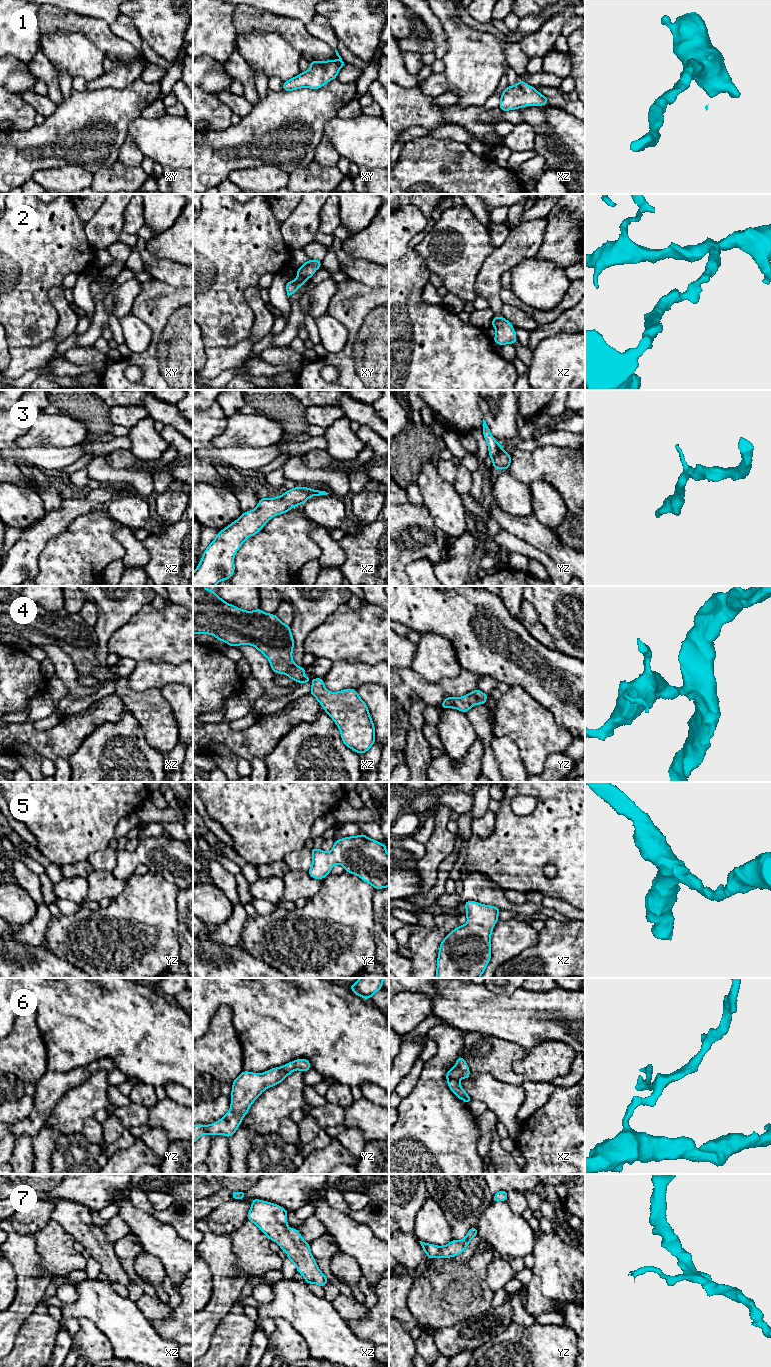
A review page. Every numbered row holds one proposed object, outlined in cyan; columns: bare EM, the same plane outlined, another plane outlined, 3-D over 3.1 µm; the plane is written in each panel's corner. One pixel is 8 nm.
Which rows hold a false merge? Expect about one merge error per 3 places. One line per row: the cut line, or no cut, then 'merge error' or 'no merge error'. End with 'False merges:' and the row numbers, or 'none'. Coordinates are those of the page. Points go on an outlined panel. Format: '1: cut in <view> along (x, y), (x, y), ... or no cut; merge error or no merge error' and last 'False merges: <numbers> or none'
1: no cut; no merge error
2: no cut; no merge error
3: no cut; no merge error
4: no cut; no merge error
5: no cut; no merge error
6: no cut; no merge error
7: no cut; no merge error
False merges: none

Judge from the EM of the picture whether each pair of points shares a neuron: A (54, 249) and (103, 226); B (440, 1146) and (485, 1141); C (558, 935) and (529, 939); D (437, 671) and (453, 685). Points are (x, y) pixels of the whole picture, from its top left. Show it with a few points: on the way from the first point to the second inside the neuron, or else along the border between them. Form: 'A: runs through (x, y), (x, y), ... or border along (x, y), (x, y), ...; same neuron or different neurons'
A: border along (84, 223), (86, 240), (95, 251); different neurons
B: border along (473, 1119), (478, 1128), (477, 1153), (485, 1161); different neurons
C: border along (538, 932), (536, 943), (519, 953); different neurons
D: border along (462, 669), (454, 678), (437, 682), (423, 678); different neurons

